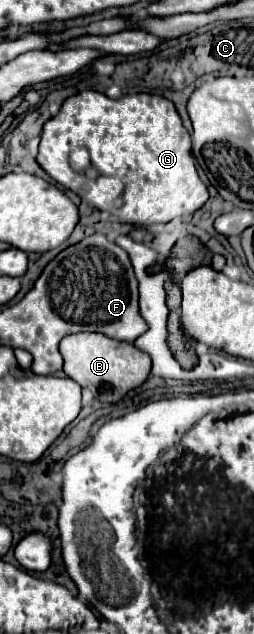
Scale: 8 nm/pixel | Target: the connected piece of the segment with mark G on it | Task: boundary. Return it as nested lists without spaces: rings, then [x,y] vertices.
[[[88,89],[68,97],[58,115],[46,121],[36,161],[56,183],[74,191],[88,205],[120,217],[122,223],[168,223],[174,217],[192,215],[208,201],[208,189],[196,173],[190,135],[174,103],[152,93],[110,99]]]

